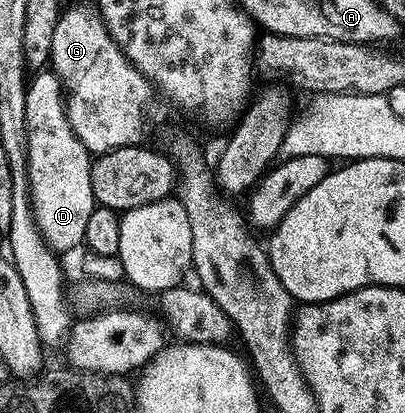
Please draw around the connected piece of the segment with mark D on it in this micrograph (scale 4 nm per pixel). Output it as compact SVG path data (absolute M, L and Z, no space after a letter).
M51 71L31 77L26 94L26 196L36 231L52 252L62 254L81 247L94 201L88 169L90 153L68 126L62 96L56 93L57 81Z

